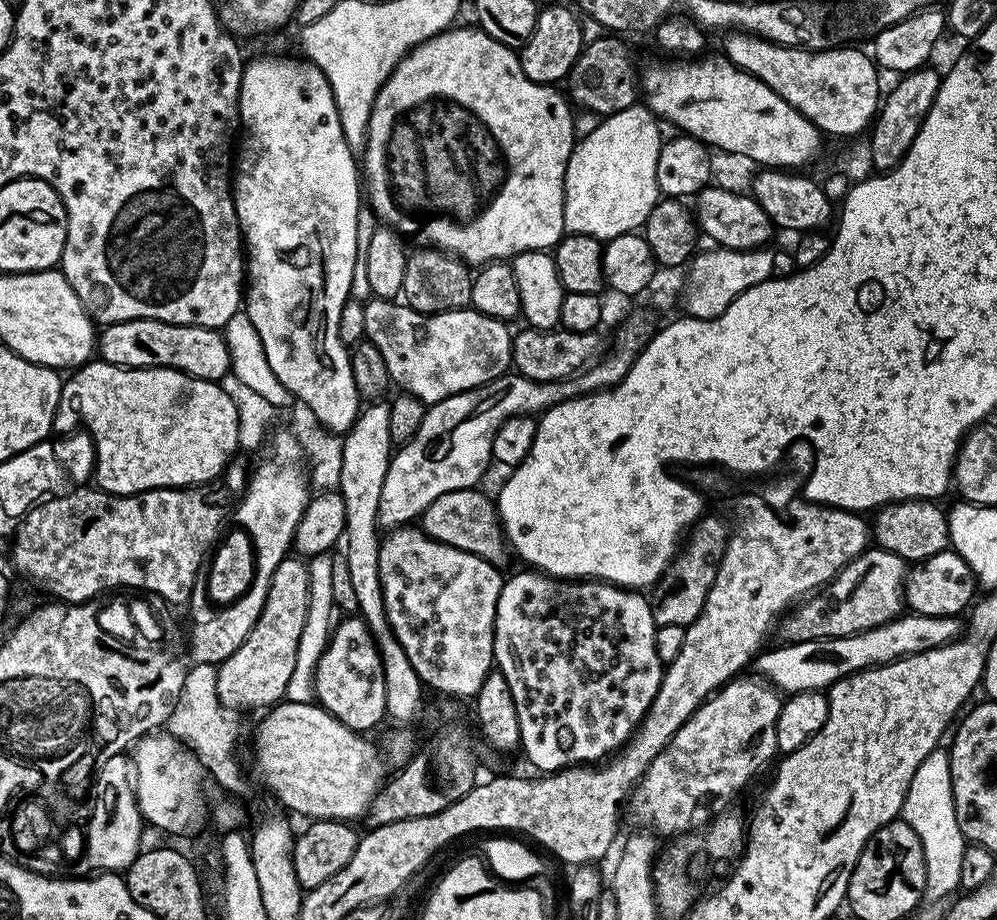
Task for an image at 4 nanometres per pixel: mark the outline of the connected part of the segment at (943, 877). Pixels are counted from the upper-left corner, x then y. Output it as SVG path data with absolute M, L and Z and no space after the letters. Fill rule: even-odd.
M943 747L935 748L924 759L922 766L914 770L914 778L910 778L910 786L906 790L902 818L911 826L914 834L918 834L918 842L922 842L922 854L926 862L924 900L947 901L960 888L962 854L966 841L958 826L958 814L954 806L952 757L945 749L943 752Z

